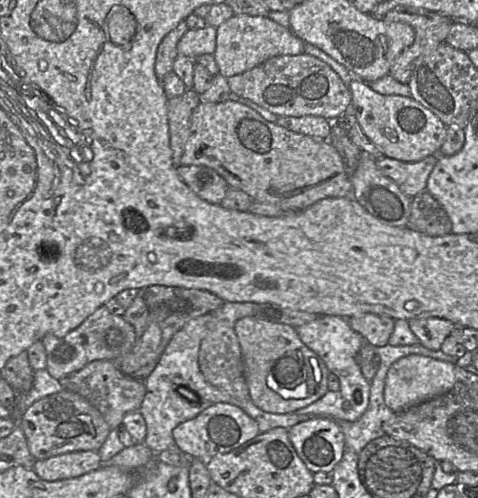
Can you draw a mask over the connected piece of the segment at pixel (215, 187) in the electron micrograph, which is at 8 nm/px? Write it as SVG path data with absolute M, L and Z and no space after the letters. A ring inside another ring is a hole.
M175 165L180 179L200 199L219 205L229 189L226 181L213 169L202 165Z

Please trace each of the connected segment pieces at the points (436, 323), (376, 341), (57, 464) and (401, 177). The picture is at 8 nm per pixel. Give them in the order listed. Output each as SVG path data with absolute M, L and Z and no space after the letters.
M438 317L411 319L408 323L420 344L430 350L440 350L445 338L457 327L453 322Z
M363 314L348 318L350 327L360 334L366 343L381 347L388 344L395 320L386 315Z
M75 451L44 460L36 460L34 472L44 481L76 478L103 465L97 451Z
M434 154L417 162L381 157L376 160L376 165L405 195L413 198L426 188L428 177L438 161L438 155Z

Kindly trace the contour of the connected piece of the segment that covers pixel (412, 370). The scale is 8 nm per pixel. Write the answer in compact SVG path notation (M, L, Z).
M411 354L395 361L388 369L384 385L384 401L400 413L450 391L456 382L455 365L428 356Z

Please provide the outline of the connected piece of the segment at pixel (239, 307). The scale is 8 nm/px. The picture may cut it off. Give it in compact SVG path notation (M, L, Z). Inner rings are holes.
M224 302L215 312L191 319L173 335L156 367L144 380L145 396L139 409L146 422L146 436L142 444L155 454L160 454L162 451L183 453L174 441L173 429L180 423L195 418L203 410L217 403L229 403L242 409L257 422L260 433L274 428L289 429L298 423L316 418L294 412L287 414L265 412L256 407L250 399L239 401L227 392L217 389L209 384L202 375L198 364L198 354L201 341L211 327L211 315L216 319L222 319L230 326L234 326L235 322L241 318L254 317L254 308L255 303L252 302ZM189 396L198 396L198 403L195 404L195 399L190 400Z

